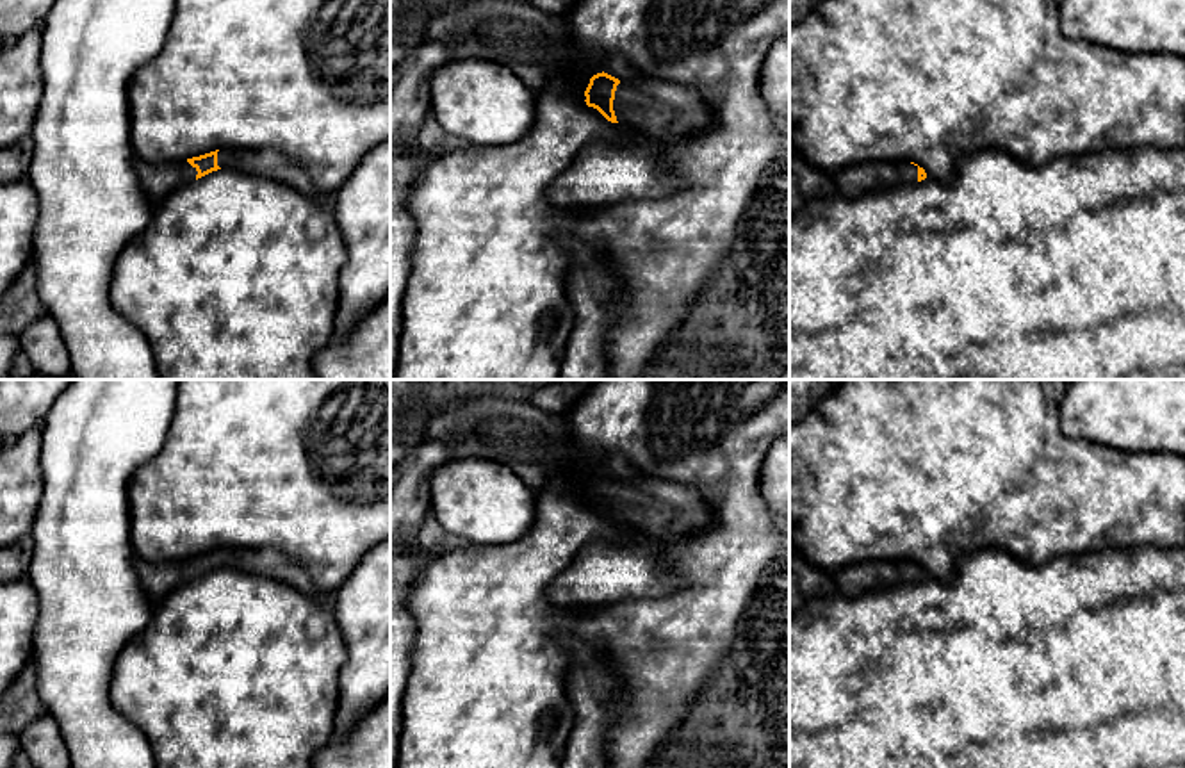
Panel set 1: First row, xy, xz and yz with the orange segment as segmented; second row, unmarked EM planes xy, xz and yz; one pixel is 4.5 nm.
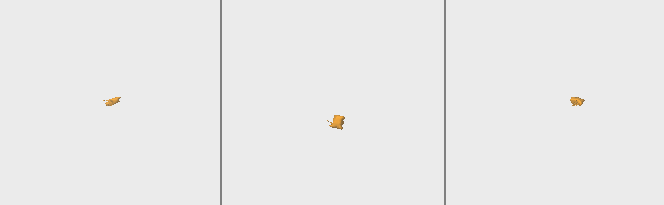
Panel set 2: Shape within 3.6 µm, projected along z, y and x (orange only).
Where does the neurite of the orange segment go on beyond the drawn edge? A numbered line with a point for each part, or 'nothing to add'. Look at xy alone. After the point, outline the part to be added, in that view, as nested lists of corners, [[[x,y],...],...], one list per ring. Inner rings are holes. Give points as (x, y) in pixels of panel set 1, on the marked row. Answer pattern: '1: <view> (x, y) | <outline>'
1: xy (269, 164) | [[[219,150],[217,151],[217,166],[223,169],[242,171],[253,176],[264,176],[267,180],[276,180],[287,184],[299,192],[326,203],[333,205],[335,196],[323,196],[314,189],[314,184],[308,173],[289,157],[274,151],[274,150]]]
2: xy (159, 180) | [[[135,157],[135,173],[153,207],[159,207],[173,191],[196,180],[196,167],[187,160],[148,164]]]

